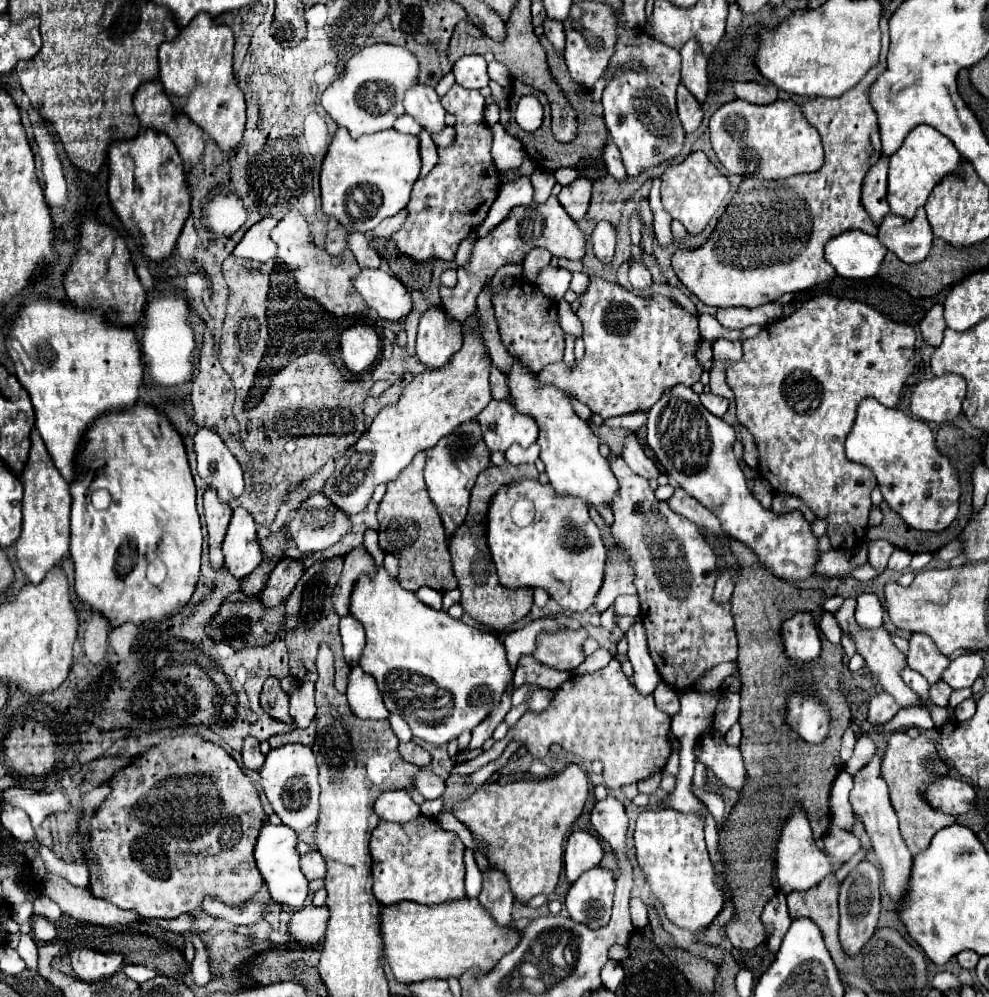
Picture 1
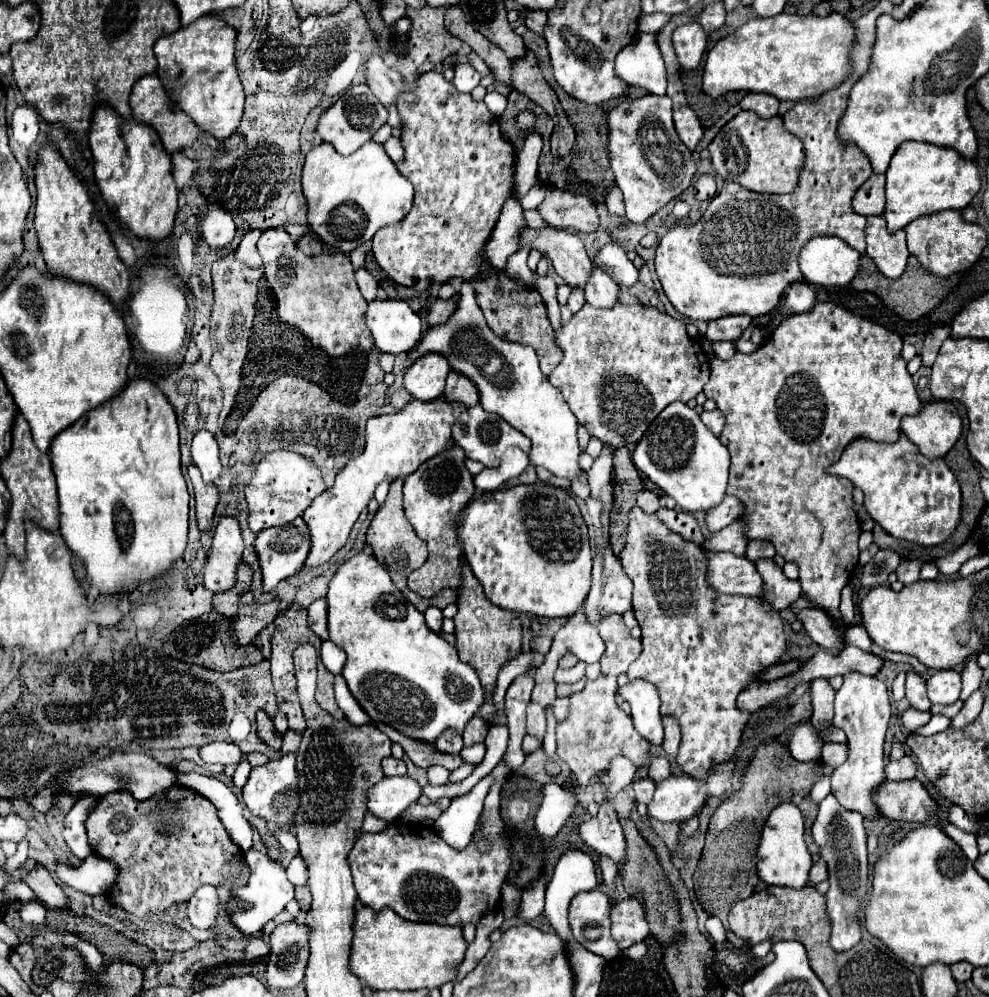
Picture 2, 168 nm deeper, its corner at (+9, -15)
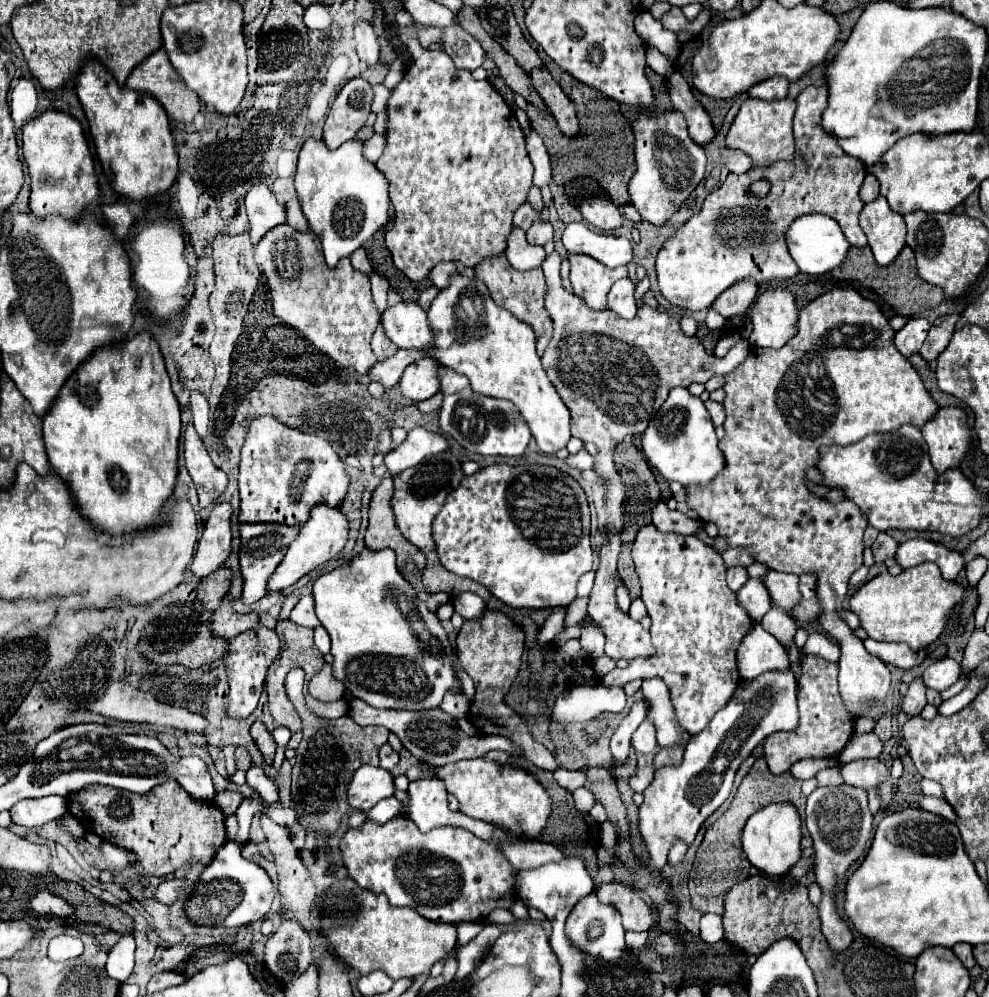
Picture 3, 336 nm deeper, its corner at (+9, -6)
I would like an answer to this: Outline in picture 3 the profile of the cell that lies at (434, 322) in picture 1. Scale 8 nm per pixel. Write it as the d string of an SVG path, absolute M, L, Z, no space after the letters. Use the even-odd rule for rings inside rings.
M419 357L411 365L407 365L407 369L399 381L401 395L411 403L419 403L423 399L433 397L439 391L437 369L439 369L439 365L431 357Z

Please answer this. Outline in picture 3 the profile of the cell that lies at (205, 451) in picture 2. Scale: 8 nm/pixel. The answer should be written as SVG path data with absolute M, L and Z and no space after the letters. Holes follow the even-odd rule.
M193 391L191 397L189 397L189 407L191 407L191 413L193 413L193 425L195 425L197 433L201 437L205 437L207 429L209 429L209 403L207 403L207 397L199 391Z

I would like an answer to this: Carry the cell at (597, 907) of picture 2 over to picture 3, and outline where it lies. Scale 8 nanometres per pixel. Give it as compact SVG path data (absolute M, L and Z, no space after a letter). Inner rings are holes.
M593 893L587 895L583 901L579 901L573 907L573 911L569 913L567 923L565 923L565 933L575 947L583 949L585 953L589 953L593 957L599 957L605 961L617 961L623 957L625 929L621 925L621 915L619 915L619 911L615 911L615 907L599 903L599 899Z

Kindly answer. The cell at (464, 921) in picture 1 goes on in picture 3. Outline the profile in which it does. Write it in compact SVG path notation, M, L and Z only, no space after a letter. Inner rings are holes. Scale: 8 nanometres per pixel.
M351 877L333 879L333 883L315 897L315 907L319 913L319 933L333 947L337 957L345 961L349 967L355 967L359 975L367 975L371 971L385 971L391 979L401 977L417 977L421 973L429 973L431 967L449 951L453 951L457 943L455 925L451 923L433 923L421 917L417 911L409 907L393 907L389 905L387 895L375 895L367 889L361 889Z

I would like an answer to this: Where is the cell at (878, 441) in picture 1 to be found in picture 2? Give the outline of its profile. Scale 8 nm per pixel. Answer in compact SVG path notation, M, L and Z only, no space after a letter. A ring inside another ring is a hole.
M905 434L893 444L855 438L843 450L841 458L829 468L829 474L849 478L865 494L865 508L871 518L893 538L917 542L921 546L943 544L961 518L959 482L943 458L921 456Z

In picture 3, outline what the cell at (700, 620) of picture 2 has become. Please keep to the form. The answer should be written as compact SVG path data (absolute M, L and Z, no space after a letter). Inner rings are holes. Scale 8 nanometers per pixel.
M647 525L633 543L633 561L643 589L641 599L651 617L649 631L657 655L637 657L629 667L613 669L601 679L601 685L623 687L637 677L661 677L671 691L679 725L697 735L733 699L743 681L737 673L735 655L753 623L725 583L721 555L701 539L659 533Z

